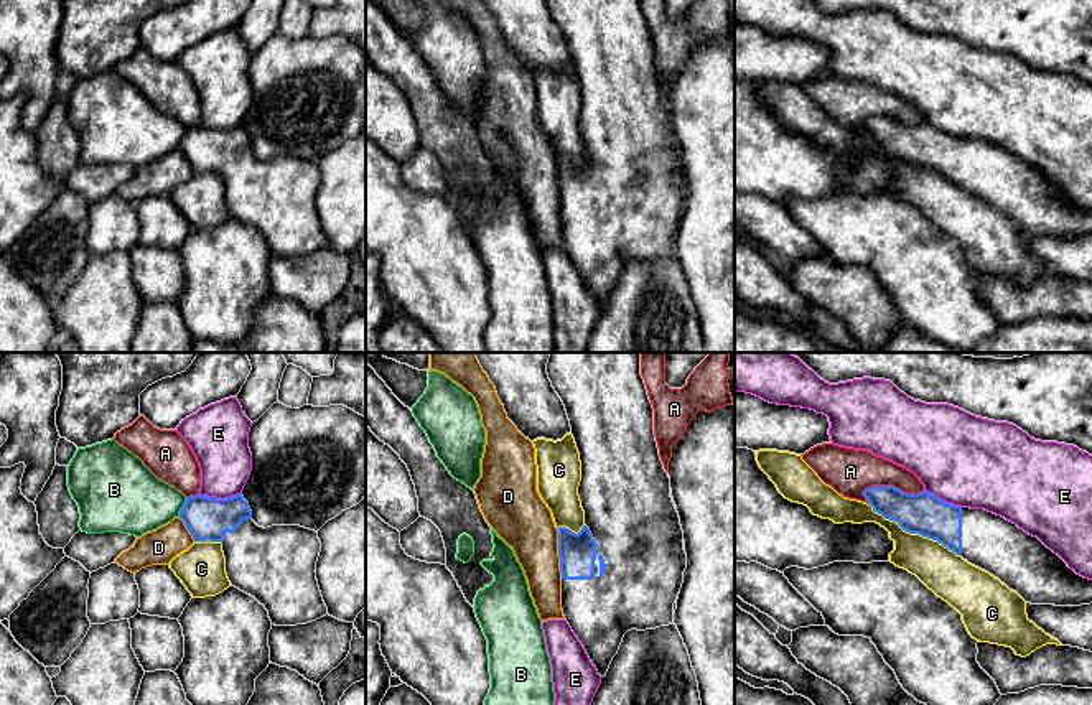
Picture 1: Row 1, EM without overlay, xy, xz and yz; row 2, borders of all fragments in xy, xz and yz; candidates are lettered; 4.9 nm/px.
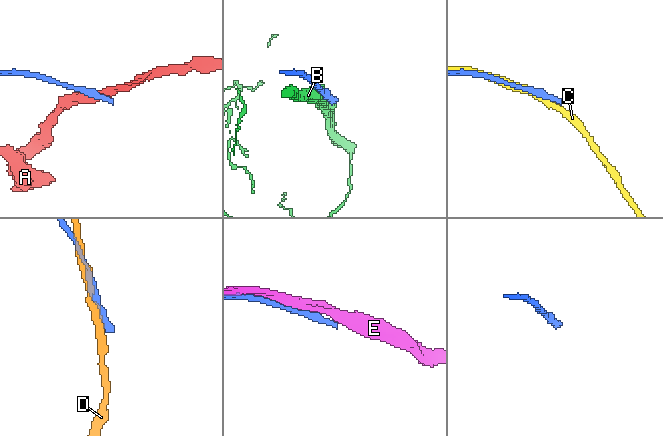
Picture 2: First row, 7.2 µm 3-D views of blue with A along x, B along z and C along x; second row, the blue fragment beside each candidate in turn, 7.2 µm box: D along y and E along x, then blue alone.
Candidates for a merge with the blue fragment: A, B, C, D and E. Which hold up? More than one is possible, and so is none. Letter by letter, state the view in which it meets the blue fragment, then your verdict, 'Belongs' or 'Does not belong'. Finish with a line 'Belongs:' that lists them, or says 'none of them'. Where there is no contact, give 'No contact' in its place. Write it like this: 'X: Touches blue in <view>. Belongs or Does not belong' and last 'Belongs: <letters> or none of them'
A: Touches blue in yz. Does not belong
B: Touches blue in xy. Does not belong
C: Touches blue in yz. Does not belong
D: Touches blue in xz. Does not belong
E: Touches blue in xy. Does not belong
Belongs: none of them

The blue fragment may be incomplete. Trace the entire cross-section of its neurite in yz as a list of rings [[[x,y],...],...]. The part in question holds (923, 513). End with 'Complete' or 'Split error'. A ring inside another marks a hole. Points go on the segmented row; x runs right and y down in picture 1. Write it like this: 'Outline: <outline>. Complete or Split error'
Outline: [[[871,486],[863,496],[884,519],[894,521],[909,534],[937,540],[998,578],[1026,603],[1092,603],[1092,580],[1077,575],[1038,537],[1001,516],[954,506],[927,491],[908,494],[894,486]]]. Split error

